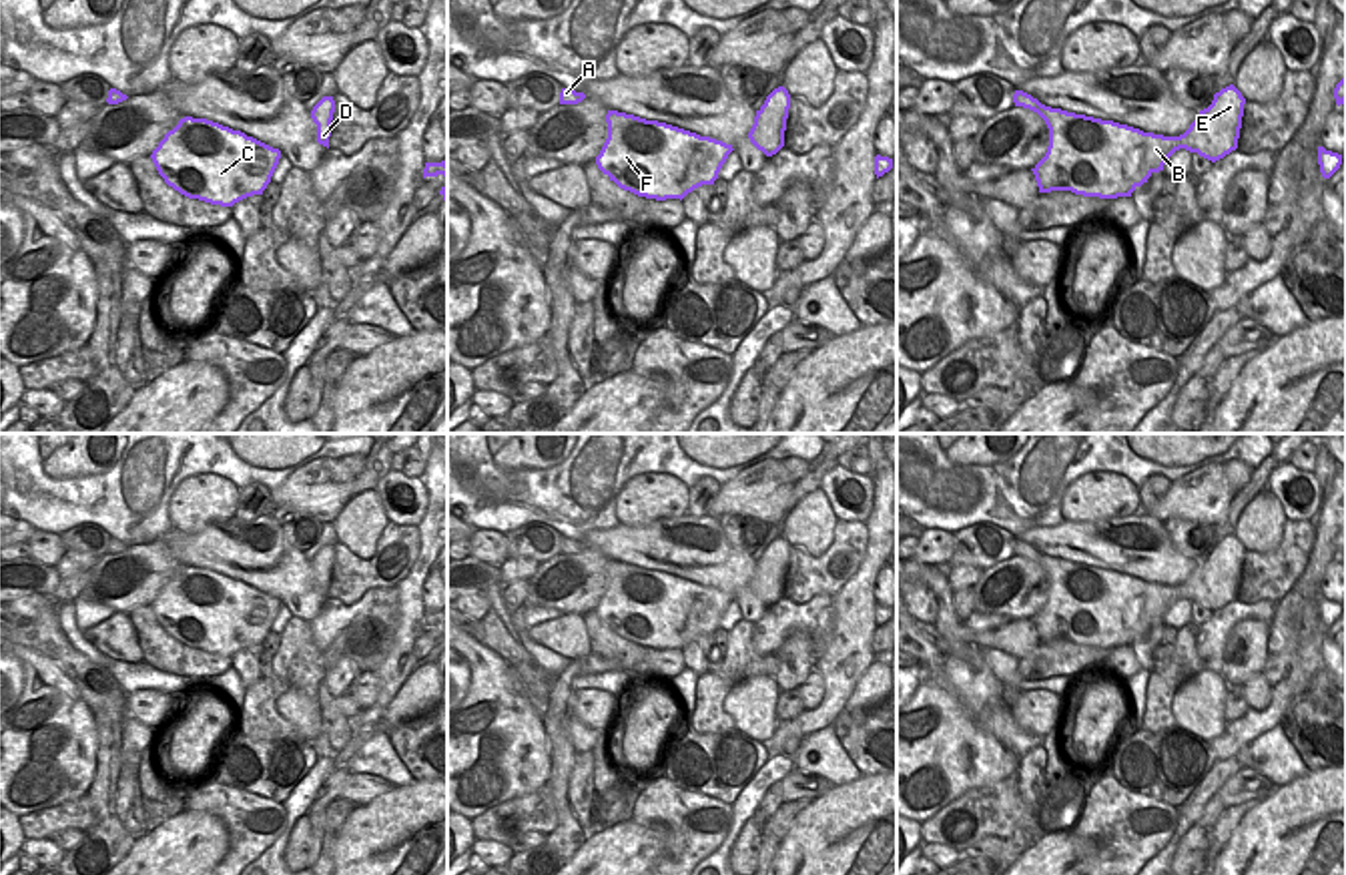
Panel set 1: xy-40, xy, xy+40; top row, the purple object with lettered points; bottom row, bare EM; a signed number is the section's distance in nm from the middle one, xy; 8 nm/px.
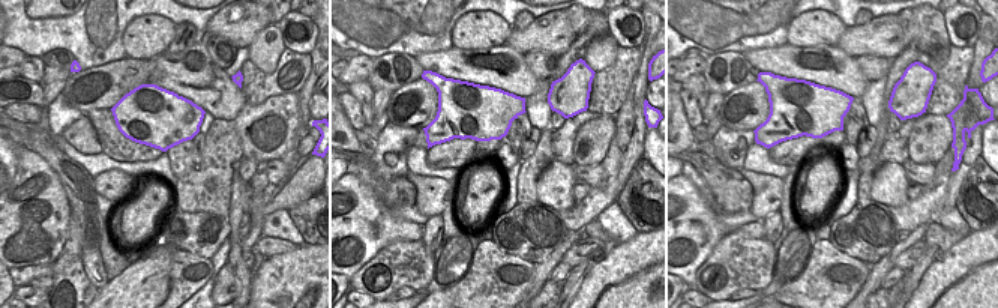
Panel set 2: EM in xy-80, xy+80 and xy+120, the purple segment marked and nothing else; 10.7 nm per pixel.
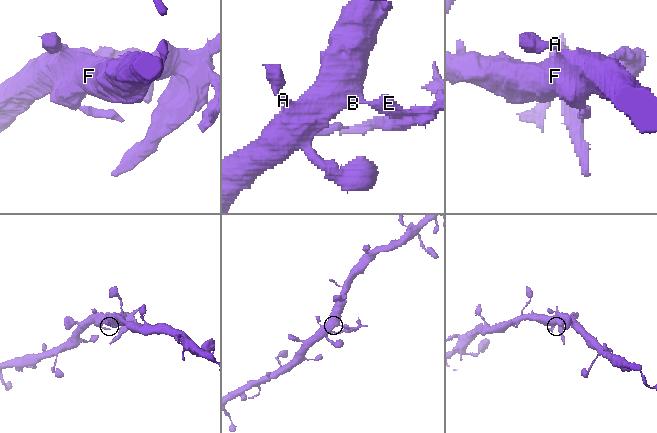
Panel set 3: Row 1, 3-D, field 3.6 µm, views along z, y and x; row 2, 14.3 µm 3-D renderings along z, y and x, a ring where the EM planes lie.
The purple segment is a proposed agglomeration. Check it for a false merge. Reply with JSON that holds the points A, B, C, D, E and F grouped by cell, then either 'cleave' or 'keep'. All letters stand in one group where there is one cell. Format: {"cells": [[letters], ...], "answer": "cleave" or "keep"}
{"cells": [["A", "B", "C", "F"], ["D", "E"]], "answer": "cleave"}

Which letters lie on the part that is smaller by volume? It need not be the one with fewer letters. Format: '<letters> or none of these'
D, E

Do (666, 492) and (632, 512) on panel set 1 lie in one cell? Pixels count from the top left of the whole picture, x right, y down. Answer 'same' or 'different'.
same

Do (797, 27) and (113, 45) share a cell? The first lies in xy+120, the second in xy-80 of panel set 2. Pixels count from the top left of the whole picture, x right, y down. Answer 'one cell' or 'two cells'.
two cells

